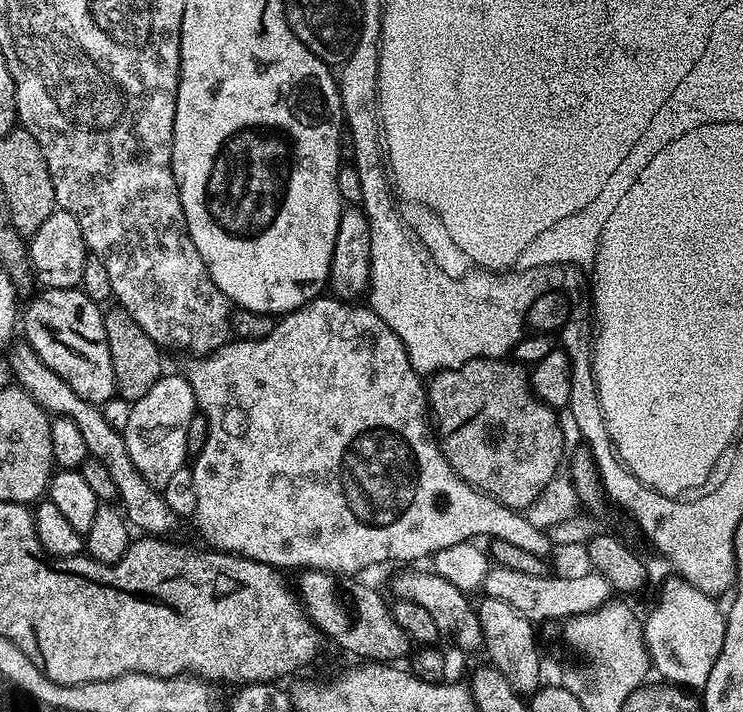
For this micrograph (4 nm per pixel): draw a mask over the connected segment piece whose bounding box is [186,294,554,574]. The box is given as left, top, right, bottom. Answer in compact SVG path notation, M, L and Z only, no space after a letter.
M328 294L321 295L319 298L310 301L309 304L304 304L300 308L295 308L293 312L281 315L277 319L276 329L266 338L262 338L261 340L233 339L231 342L225 344L223 348L213 352L212 355L197 359L195 361L196 365L189 372L186 372L186 379L194 390L197 409L199 409L208 423L208 437L204 443L203 450L200 451L200 455L195 457L194 463L191 465L191 470L194 476L194 489L197 494L197 510L195 515L198 519L200 518L200 530L212 542L211 547L229 554L245 556L247 560L257 560L277 570L296 568L295 570L331 572L333 574L360 574L356 572L362 571L363 568L372 568L375 564L384 564L387 560L420 560L423 556L431 558L435 556L438 550L442 550L443 548L449 548L455 544L469 543L473 538L476 538L472 536L488 536L487 538L491 538L492 540L505 540L506 542L511 542L514 546L519 546L521 550L526 550L529 554L543 558L547 557L549 555L547 552L552 552L554 547L548 539L548 533L545 529L534 526L533 523L529 522L523 511L510 509L505 504L499 504L492 496L486 496L483 492L476 491L469 484L466 484L461 476L457 476L456 471L448 465L446 458L440 452L440 445L436 443L433 433L430 431L429 421L426 419L426 392L422 387L421 377L418 375L416 369L413 368L410 358L398 338L398 334L394 334L394 330L390 330L390 326L386 326L386 322L382 322L382 318L378 318L378 314L373 312L371 307L351 307L354 306L341 299L333 298Z

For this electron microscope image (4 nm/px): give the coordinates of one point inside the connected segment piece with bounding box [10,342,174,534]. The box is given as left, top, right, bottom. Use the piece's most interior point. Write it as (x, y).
(144, 507)

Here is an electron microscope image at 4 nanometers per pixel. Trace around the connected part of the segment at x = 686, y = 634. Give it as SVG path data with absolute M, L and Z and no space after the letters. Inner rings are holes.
M671 575L662 584L661 602L643 621L644 642L653 669L668 679L665 681L690 690L702 690L721 653L727 619L713 597L698 590L684 577Z

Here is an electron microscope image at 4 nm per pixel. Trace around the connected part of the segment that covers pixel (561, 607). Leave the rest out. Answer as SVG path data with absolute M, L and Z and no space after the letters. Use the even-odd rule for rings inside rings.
M492 566L489 567L482 588L487 595L514 606L514 610L526 614L526 618L530 618L533 622L541 622L540 620L560 622L567 617L592 612L613 599L614 591L610 582L596 571L585 571L581 576L555 576L555 574L535 576L522 574L518 570Z

